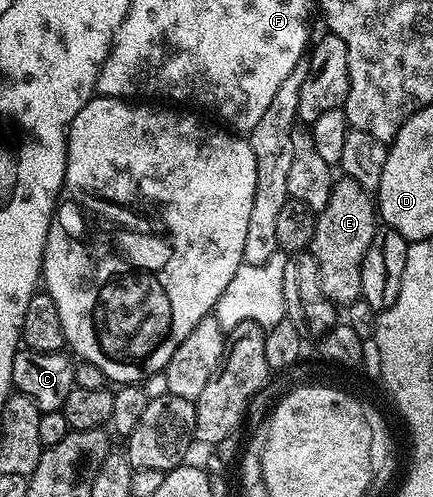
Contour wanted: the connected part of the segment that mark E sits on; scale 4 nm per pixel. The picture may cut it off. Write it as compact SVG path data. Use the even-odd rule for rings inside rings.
M337 177L332 184L330 200L326 200L326 208L318 211L314 240L310 252L318 264L318 280L322 284L322 292L337 308L347 308L352 302L361 299L362 292L362 260L366 260L366 248L370 248L370 240L374 240L374 232L378 228L378 210L369 191L363 190L353 178Z

